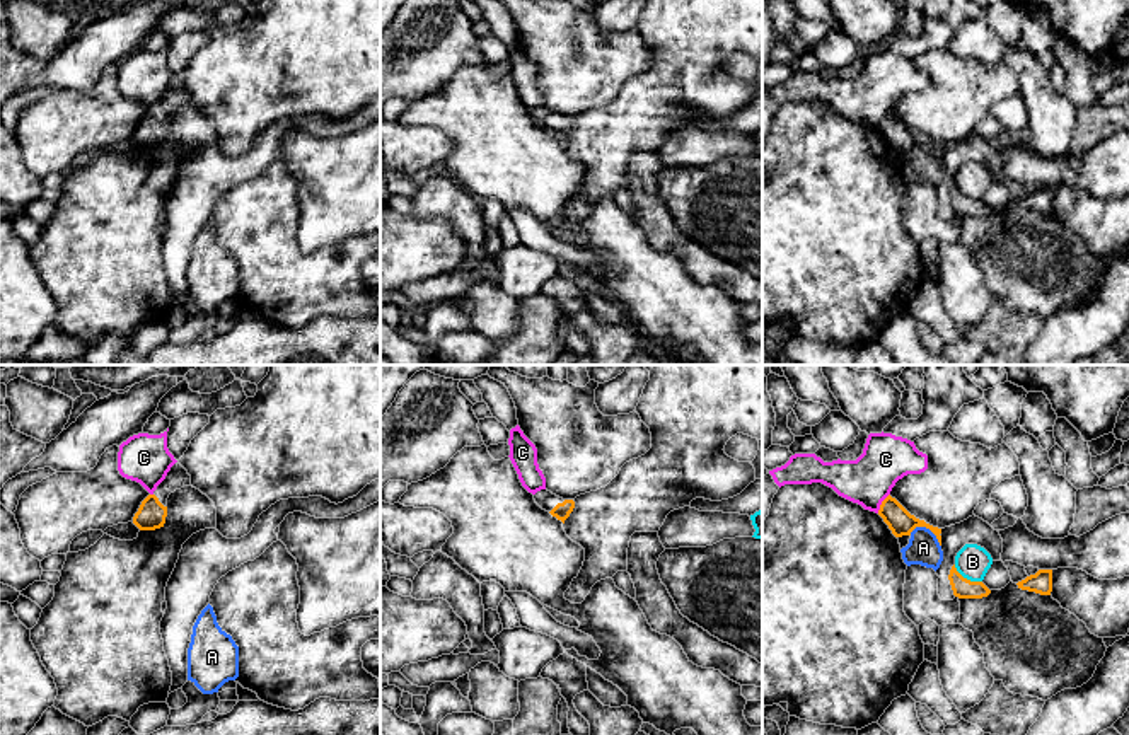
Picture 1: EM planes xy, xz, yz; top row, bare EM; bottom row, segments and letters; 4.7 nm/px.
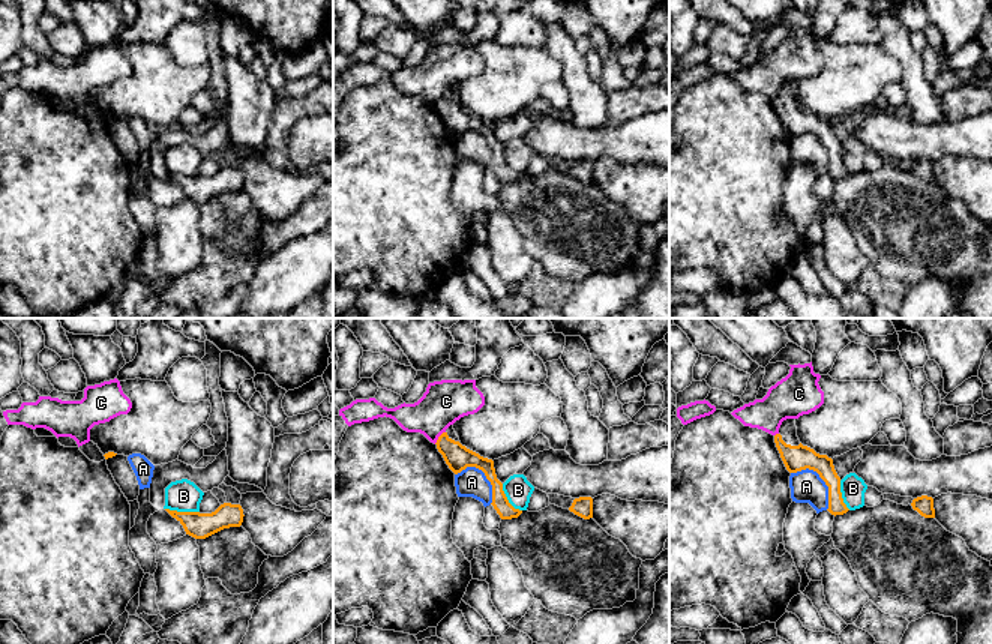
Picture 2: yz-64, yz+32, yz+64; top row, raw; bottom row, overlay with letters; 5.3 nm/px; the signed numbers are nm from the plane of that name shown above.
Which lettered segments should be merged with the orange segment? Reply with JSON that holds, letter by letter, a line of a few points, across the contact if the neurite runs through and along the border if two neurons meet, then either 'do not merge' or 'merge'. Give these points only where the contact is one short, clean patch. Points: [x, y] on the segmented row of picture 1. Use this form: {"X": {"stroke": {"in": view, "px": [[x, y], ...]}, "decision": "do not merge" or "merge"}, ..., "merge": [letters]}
{"A": {"stroke": {"in": "yz", "px": [[909, 532], [916, 527], [926, 527], [940, 546]]}, "decision": "do not merge"}, "B": {"decision": "do not merge"}, "C": {"stroke": {"in": "yz", "px": [[889, 493], [877, 512]]}, "decision": "do not merge"}, "merge": []}

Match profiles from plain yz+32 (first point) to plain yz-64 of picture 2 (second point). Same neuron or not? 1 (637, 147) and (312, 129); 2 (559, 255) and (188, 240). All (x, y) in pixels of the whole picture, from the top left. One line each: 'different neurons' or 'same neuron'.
1: same neuron
2: different neurons

